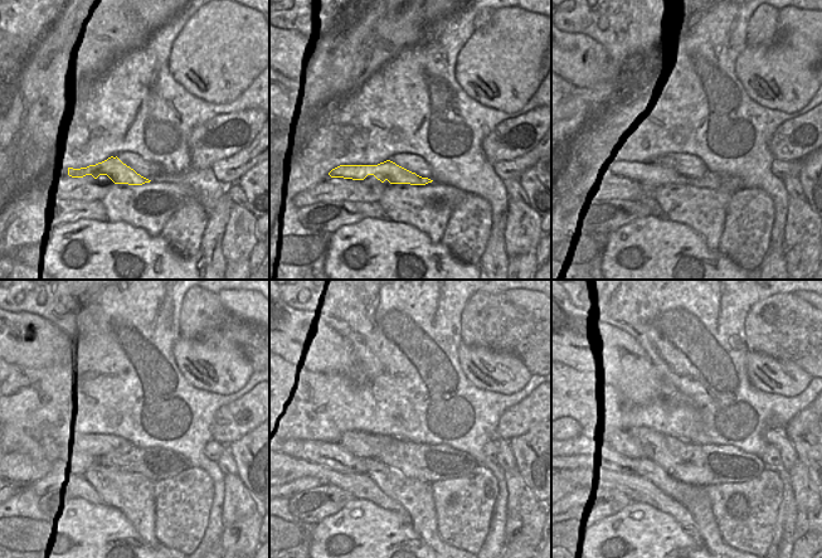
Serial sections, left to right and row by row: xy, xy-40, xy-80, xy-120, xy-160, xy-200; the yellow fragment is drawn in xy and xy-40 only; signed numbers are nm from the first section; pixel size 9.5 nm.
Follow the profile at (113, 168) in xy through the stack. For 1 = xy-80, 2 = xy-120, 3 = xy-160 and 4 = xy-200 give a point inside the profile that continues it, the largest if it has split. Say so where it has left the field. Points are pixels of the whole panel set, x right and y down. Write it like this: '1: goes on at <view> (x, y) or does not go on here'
1: goes on at xy-80 (638, 171)
2: goes on at xy-120 (58, 446)
3: goes on at xy-160 (322, 452)
4: goes on at xy-200 (596, 450)

